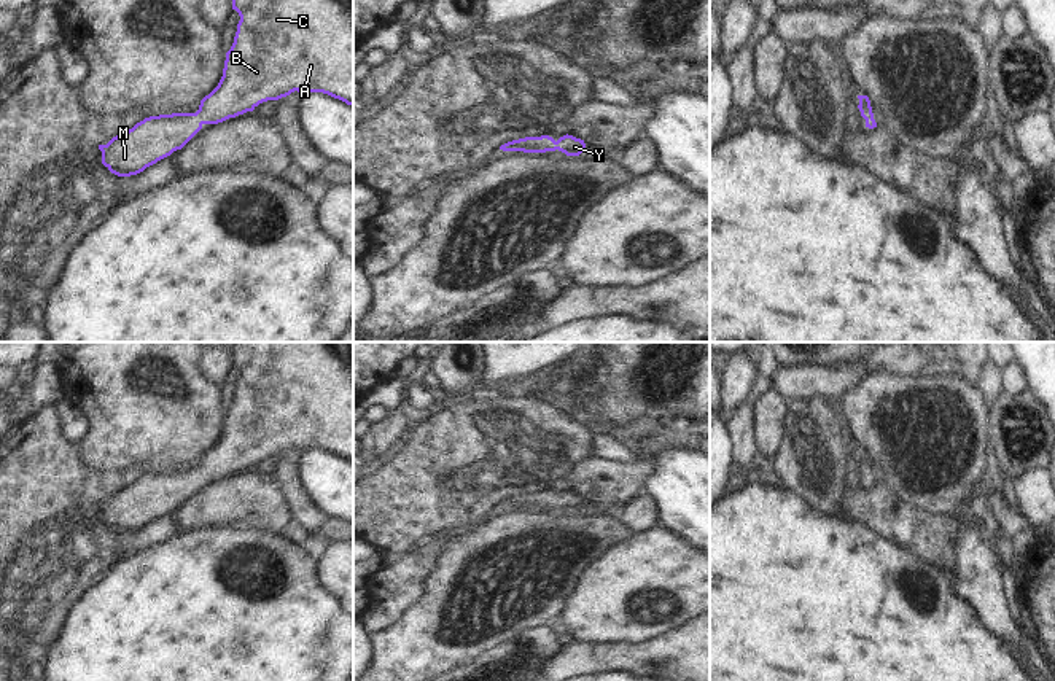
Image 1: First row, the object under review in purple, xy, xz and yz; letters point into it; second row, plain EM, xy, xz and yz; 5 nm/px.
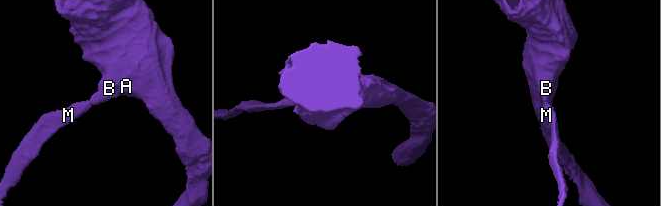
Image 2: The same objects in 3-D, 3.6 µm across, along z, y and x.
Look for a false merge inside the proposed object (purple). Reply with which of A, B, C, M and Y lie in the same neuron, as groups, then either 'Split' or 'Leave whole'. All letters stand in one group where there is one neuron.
Groups: A B C M Y. Leave whole

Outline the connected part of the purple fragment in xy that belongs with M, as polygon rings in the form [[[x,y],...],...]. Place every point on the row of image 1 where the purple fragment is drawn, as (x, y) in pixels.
[[[232,0],[240,16],[231,49],[226,53],[223,76],[218,86],[200,100],[196,113],[150,116],[132,129],[99,145],[102,164],[118,177],[130,177],[181,150],[204,124],[218,124],[259,103],[278,100],[291,92],[323,92],[353,105],[353,0]]]

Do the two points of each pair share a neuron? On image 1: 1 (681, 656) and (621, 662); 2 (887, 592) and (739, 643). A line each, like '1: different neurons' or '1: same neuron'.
1: same neuron
2: same neuron

